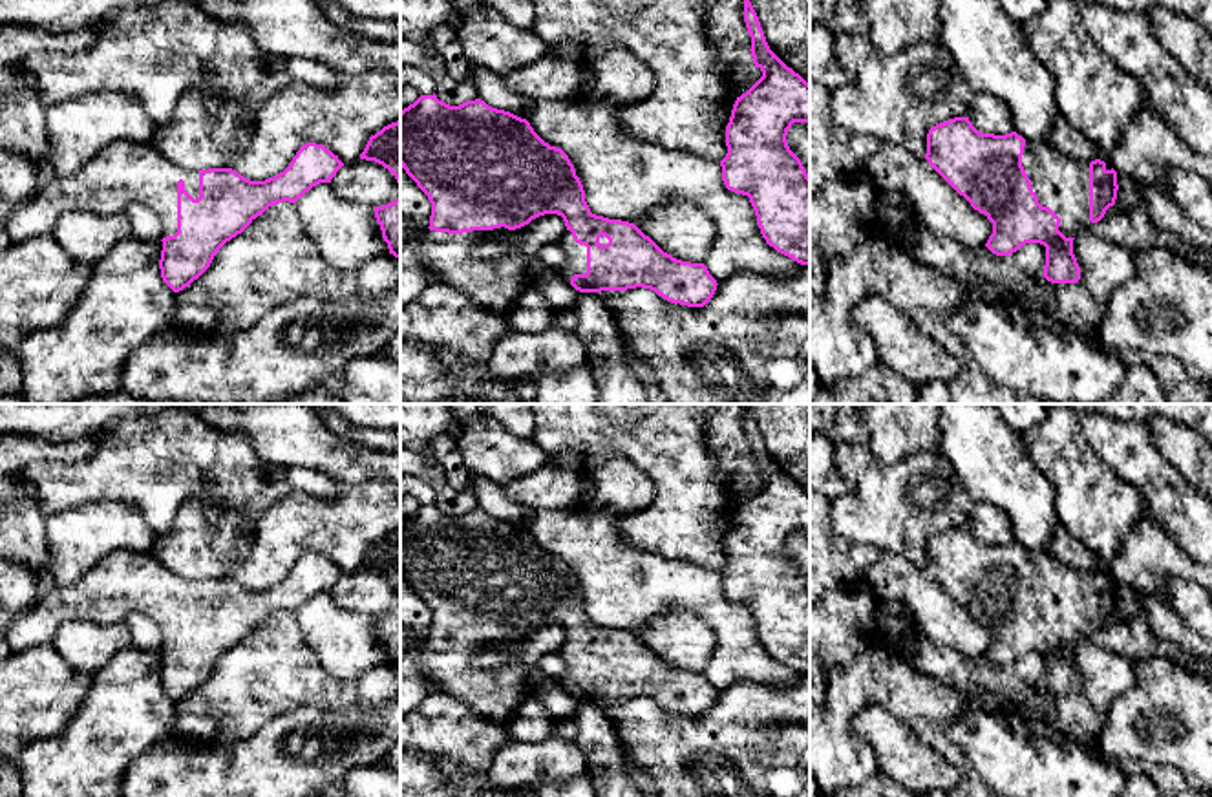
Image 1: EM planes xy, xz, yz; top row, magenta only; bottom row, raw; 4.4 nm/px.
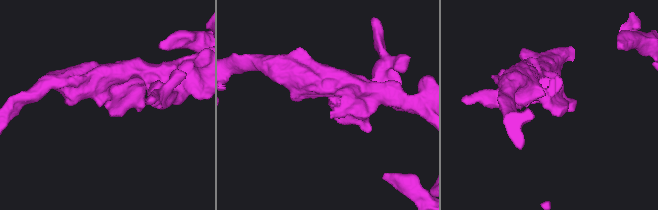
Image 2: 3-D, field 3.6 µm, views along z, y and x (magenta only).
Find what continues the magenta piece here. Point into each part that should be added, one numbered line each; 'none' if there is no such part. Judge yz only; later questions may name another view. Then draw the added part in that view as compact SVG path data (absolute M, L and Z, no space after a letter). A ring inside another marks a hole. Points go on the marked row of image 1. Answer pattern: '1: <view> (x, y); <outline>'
1: yz (1059, 181); M1026 141L1022 166L1042 207L1058 218L1058 230L1077 238L1090 221L1090 163L1075 161L1044 143Z

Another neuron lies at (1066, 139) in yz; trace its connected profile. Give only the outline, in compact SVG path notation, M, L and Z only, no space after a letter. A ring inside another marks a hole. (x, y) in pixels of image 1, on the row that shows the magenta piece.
M1060 112L1057 113L1049 133L1046 135L1044 144L1075 161L1099 159L1097 148L1090 143L1090 139L1073 128Z

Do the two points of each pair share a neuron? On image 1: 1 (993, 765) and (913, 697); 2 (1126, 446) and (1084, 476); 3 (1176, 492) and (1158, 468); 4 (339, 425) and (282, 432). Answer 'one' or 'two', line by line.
1: two
2: two
3: one
4: two

